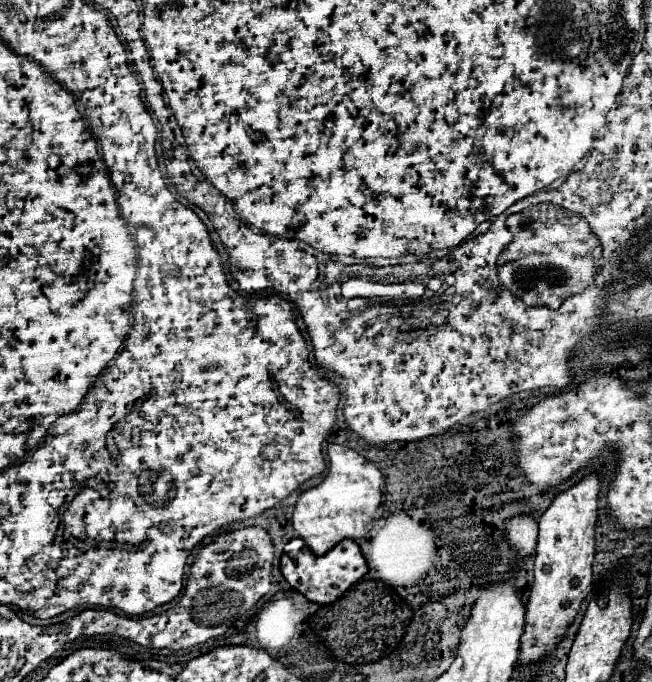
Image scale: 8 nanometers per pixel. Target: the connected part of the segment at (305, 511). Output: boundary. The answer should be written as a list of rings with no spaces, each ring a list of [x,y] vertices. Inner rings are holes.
[[[328,445],[330,469],[320,485],[302,491],[294,507],[292,525],[296,533],[308,543],[308,547],[322,555],[330,551],[342,539],[360,539],[364,537],[374,521],[382,515],[382,495],[384,495],[384,475],[376,465],[356,451],[344,445]]]

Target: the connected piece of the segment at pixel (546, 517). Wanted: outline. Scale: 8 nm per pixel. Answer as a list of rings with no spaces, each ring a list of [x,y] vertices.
[[[588,473],[588,475],[584,475],[576,485],[572,485],[572,487],[568,487],[566,491],[560,491],[554,499],[552,499],[552,503],[550,503],[550,507],[540,515],[540,521],[538,521],[538,543],[536,543],[536,563],[534,563],[534,585],[532,585],[532,593],[530,593],[530,599],[528,599],[528,605],[526,605],[526,627],[524,627],[524,633],[522,633],[522,639],[520,639],[520,649],[522,649],[522,653],[520,653],[520,663],[522,665],[528,665],[528,663],[532,663],[532,661],[538,661],[538,659],[542,659],[542,657],[546,657],[556,645],[556,641],[560,641],[560,637],[566,633],[566,627],[572,623],[572,619],[576,617],[576,613],[578,613],[578,609],[580,609],[580,601],[592,591],[592,561],[594,561],[594,549],[596,549],[596,539],[594,539],[594,527],[596,527],[596,519],[598,519],[598,493],[600,493],[600,481],[602,481],[602,477],[600,477],[600,473]]]

